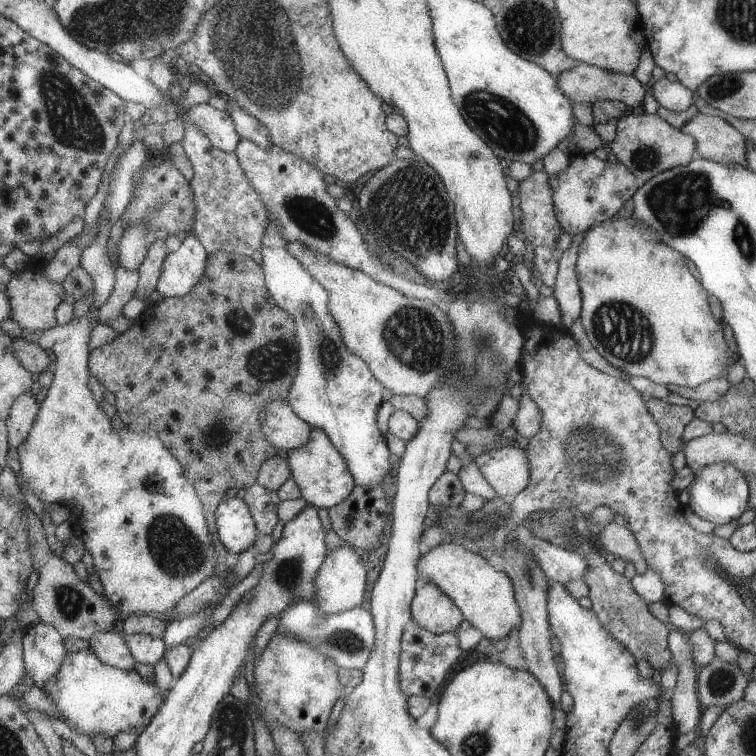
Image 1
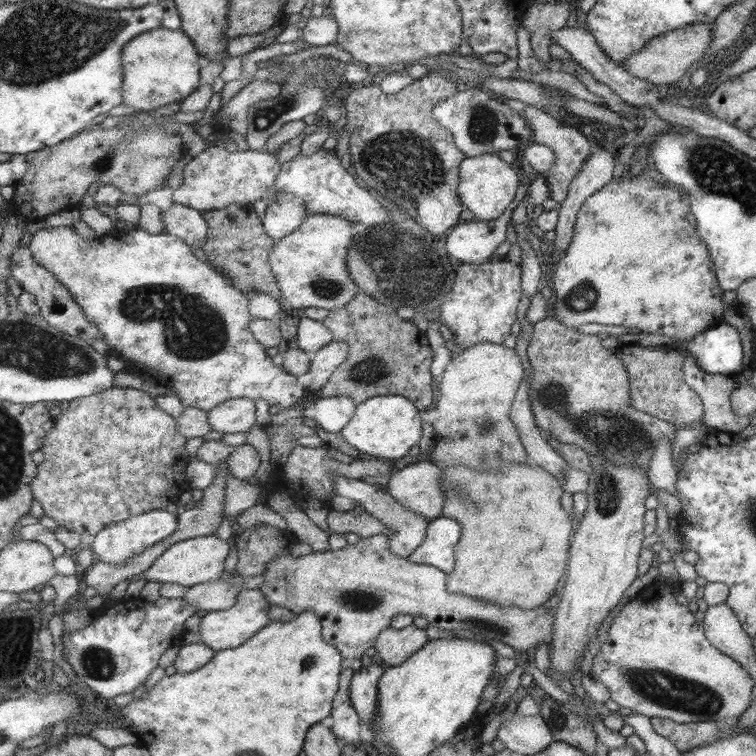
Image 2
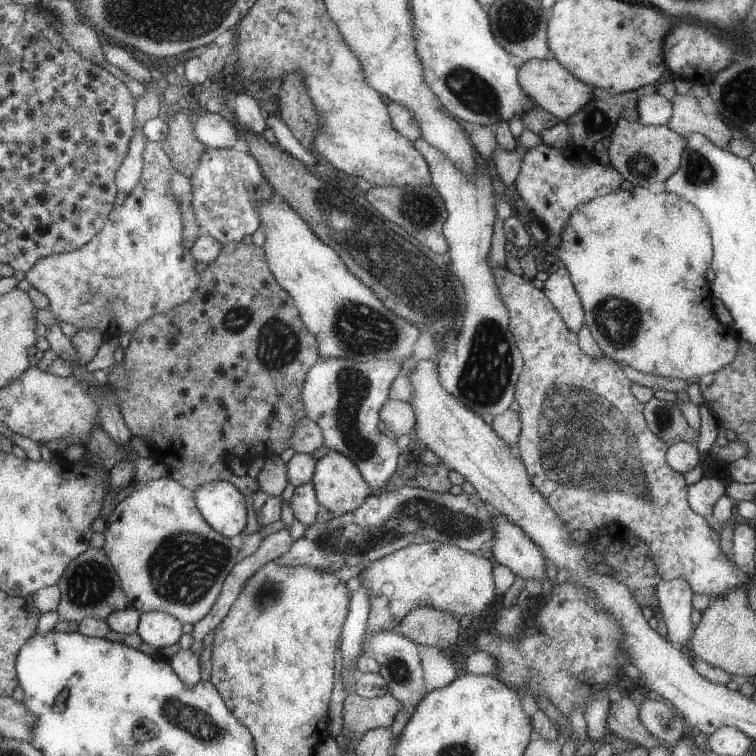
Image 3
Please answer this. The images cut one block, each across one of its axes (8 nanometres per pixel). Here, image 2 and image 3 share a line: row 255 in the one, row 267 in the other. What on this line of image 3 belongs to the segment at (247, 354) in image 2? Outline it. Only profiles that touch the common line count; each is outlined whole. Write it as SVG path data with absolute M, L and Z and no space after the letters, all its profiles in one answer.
M147 141L142 152L143 171L141 178L141 185L135 186L135 190L131 194L127 195L123 204L119 208L112 210L110 214L110 220L105 224L105 228L91 242L85 244L76 251L66 252L65 254L54 254L46 256L39 260L37 264L29 272L25 273L26 281L37 290L43 292L51 299L49 304L49 311L57 318L57 321L61 321L64 324L71 324L78 330L101 330L105 335L113 338L120 338L121 334L129 334L131 337L135 334L135 330L142 322L150 319L151 316L157 316L157 314L163 314L175 306L183 304L186 300L189 300L191 296L195 294L195 290L199 286L199 273L195 272L195 260L191 258L190 248L183 248L181 242L183 242L183 226L181 226L181 214L179 214L179 201L173 200L173 196L169 194L169 190L165 187L165 184L169 184L171 180L171 164L170 157L163 152L161 148L161 141L151 142Z

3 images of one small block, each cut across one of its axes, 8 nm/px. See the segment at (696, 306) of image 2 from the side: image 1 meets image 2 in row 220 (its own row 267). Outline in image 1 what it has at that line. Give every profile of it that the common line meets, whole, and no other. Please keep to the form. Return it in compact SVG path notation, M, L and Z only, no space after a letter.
M633 217L618 219L605 219L599 224L587 227L582 234L582 240L578 244L578 256L575 268L577 269L578 285L582 295L581 314L578 319L585 328L585 334L593 349L615 369L623 373L626 378L642 377L655 384L665 387L676 385L679 387L695 388L707 380L719 378L717 374L723 372L723 376L729 372L729 366L733 366L733 362L737 362L737 354L731 352L723 340L723 324L721 319L715 320L715 316L709 312L709 304L707 304L707 292L701 288L698 280L691 276L691 272L687 270L687 266L683 264L683 256L679 252L675 252L673 248L661 244L656 234L648 227L647 223L634 219Z

